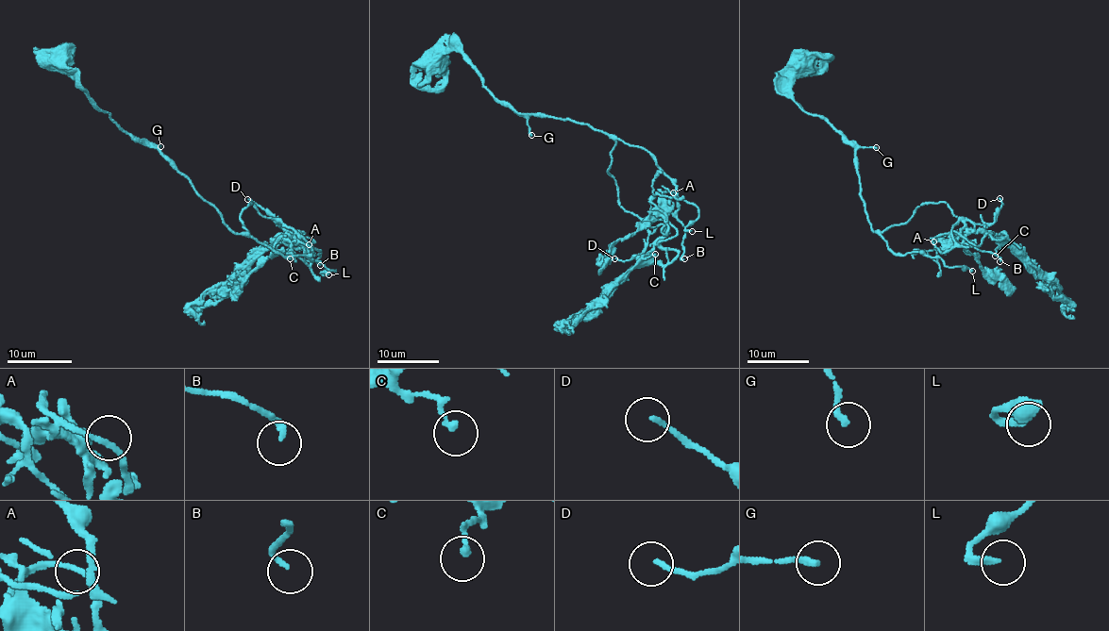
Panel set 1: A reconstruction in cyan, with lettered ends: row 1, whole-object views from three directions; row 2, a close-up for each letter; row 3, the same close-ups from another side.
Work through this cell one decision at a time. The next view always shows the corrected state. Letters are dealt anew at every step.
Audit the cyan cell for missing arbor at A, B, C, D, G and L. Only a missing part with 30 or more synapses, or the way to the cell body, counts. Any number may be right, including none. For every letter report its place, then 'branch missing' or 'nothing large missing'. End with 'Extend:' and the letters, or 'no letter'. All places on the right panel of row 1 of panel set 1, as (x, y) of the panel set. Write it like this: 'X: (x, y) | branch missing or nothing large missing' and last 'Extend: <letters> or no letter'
A: (933, 241) | nothing large missing
B: (999, 261) | branch missing
C: (995, 256) | nothing large missing
D: (999, 198) | nothing large missing
G: (876, 147) | branch missing
L: (972, 271) | branch missing
Extend: B, G, L

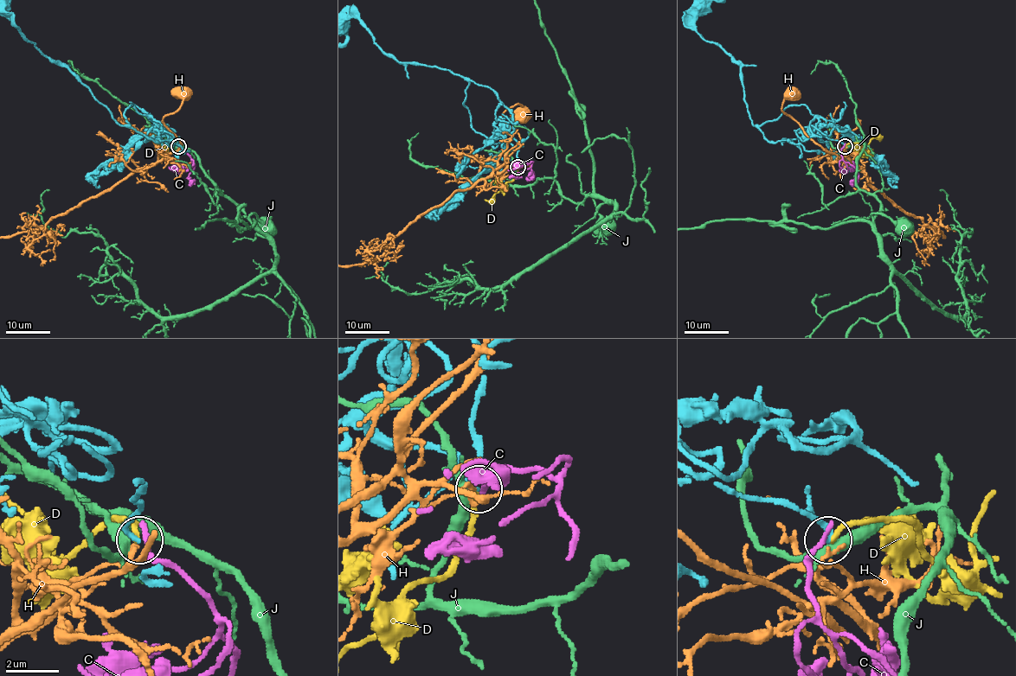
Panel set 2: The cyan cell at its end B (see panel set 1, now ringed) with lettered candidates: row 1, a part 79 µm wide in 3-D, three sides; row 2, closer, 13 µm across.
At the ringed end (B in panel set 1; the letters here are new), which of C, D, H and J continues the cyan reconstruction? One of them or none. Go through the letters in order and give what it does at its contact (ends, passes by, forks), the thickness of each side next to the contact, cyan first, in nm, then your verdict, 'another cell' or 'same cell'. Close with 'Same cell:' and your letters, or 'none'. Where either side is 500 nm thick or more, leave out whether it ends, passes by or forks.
C: it ends | 200/260 nm | another cell
D: it ends | 240/200 nm | another cell
H: it ends | 190/160 nm | another cell
J: it forks | 240/300 nm | another cell
Same cell: none

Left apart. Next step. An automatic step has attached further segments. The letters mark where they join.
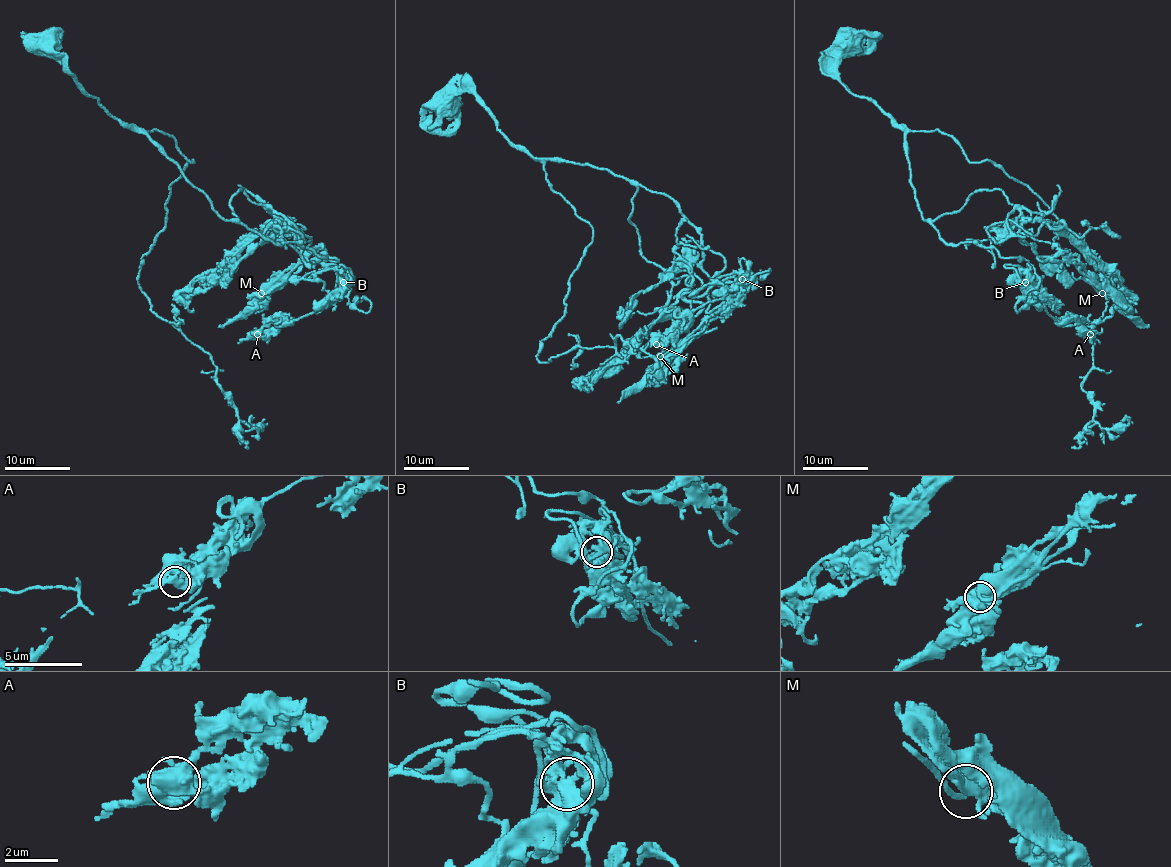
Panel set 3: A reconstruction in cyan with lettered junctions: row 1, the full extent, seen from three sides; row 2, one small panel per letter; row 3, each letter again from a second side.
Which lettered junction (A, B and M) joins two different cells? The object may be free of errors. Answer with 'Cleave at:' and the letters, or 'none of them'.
Cleave at: none of them

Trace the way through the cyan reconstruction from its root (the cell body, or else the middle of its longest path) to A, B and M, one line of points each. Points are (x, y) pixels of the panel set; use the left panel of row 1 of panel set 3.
A: (46, 37), (77, 86), (143, 131), (223, 218), (309, 247), (338, 273), (320, 308), (257, 334)
B: (46, 37), (40, 43), (77, 86), (143, 131), (223, 218), (275, 244), (312, 249), (343, 282)
M: (46, 37), (77, 86), (143, 131), (223, 218), (275, 244), (311, 238), (311, 252), (262, 293)

